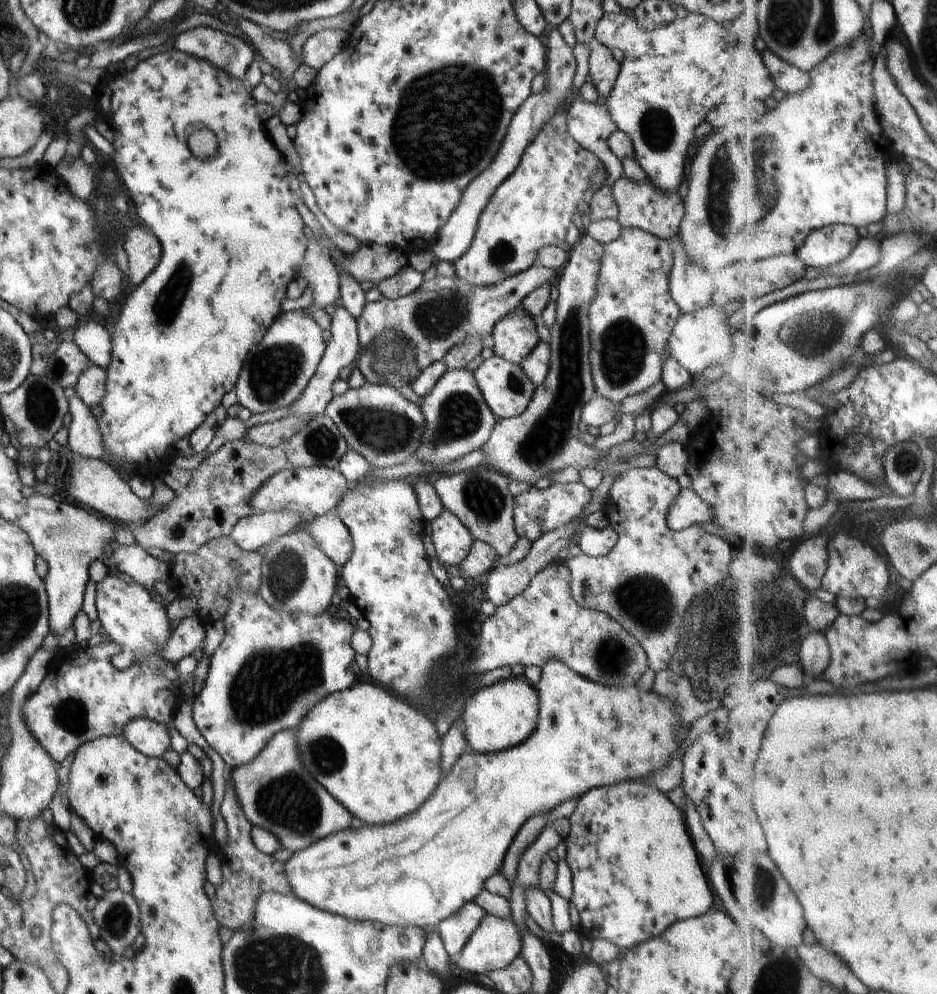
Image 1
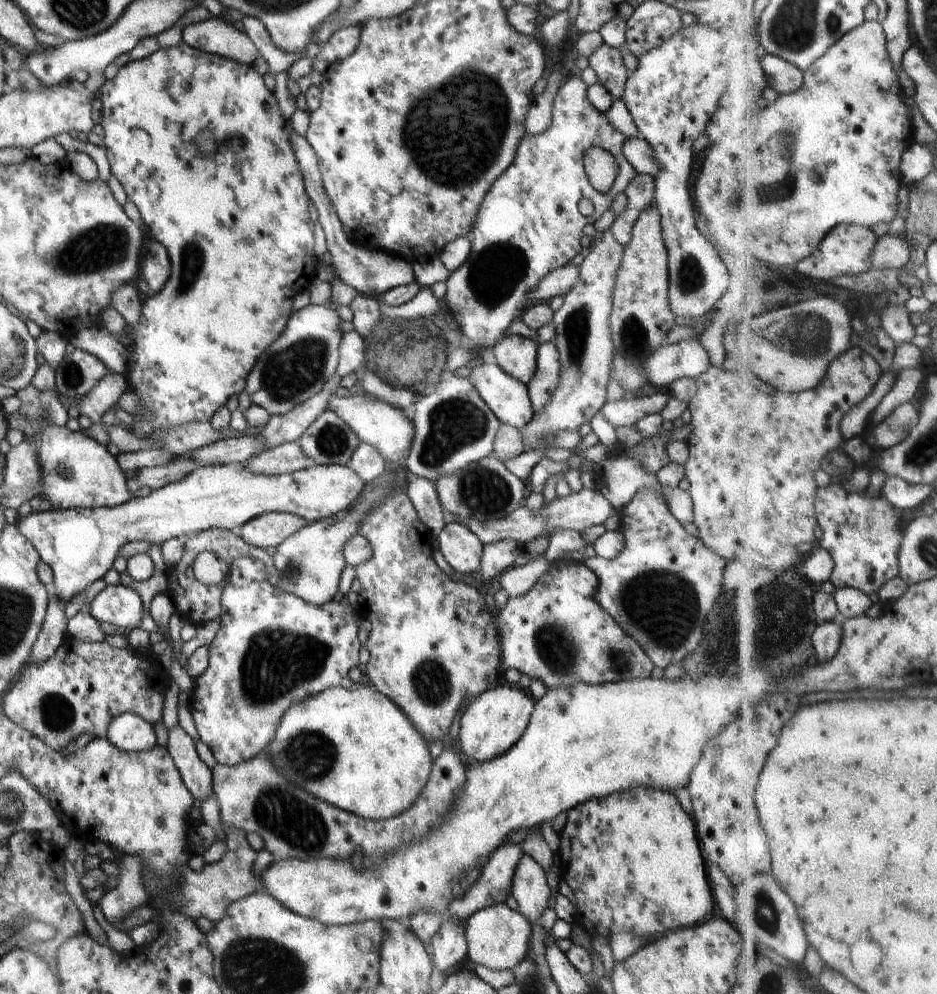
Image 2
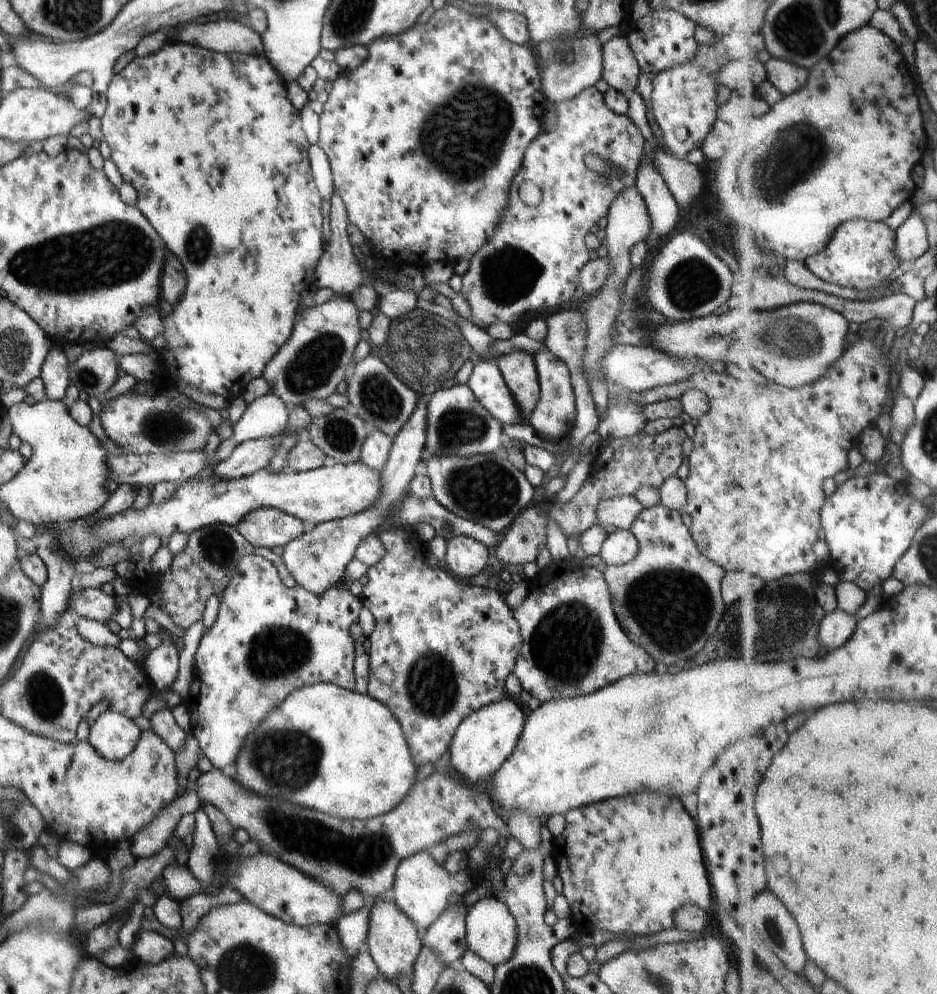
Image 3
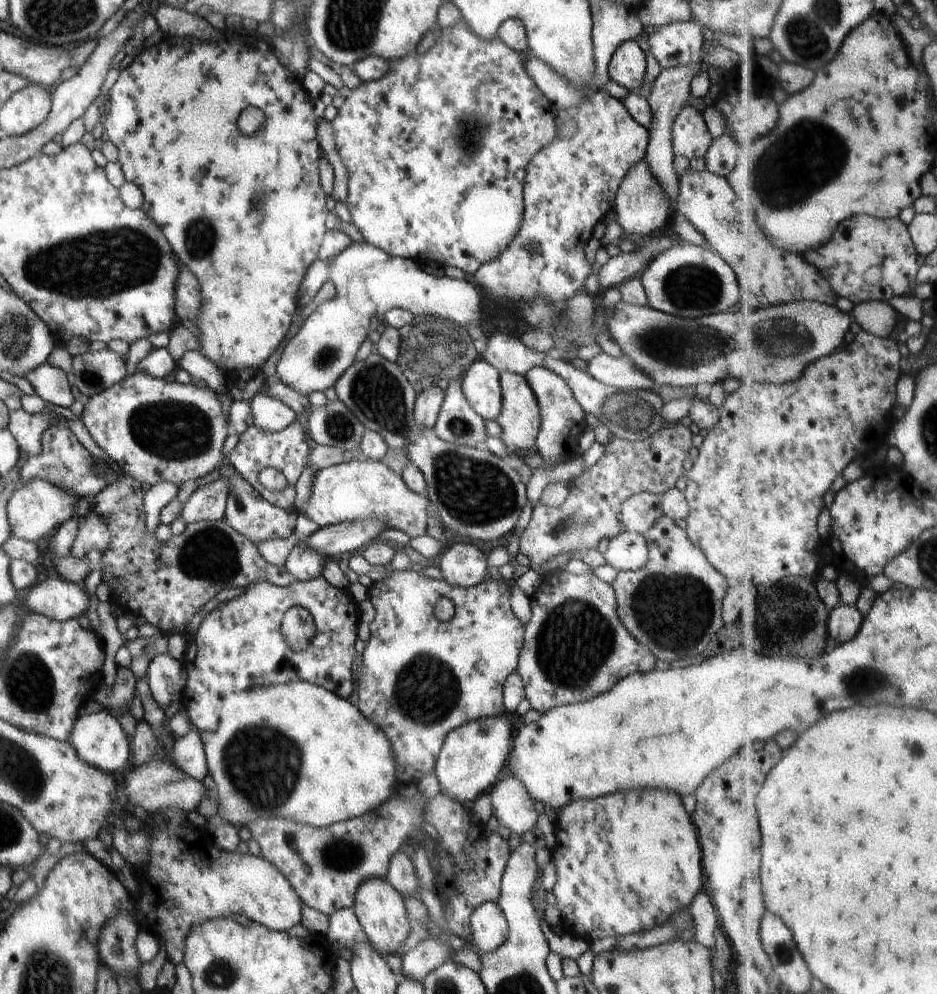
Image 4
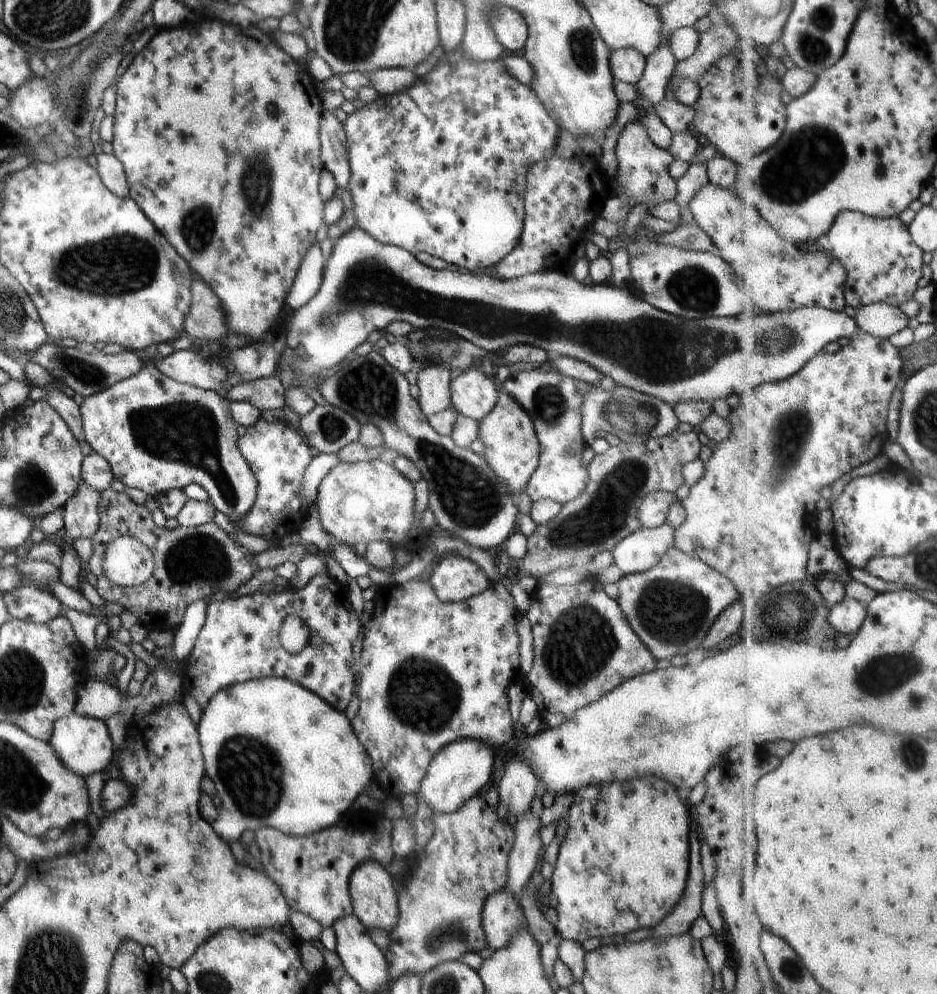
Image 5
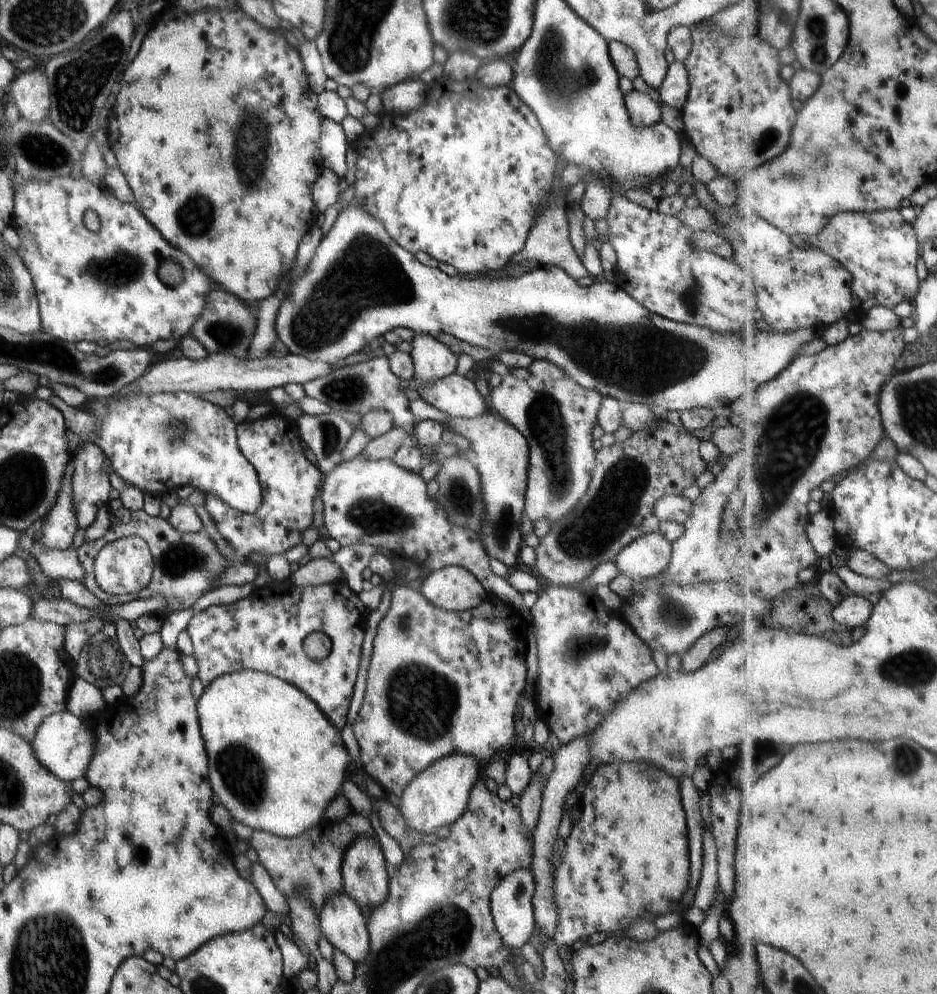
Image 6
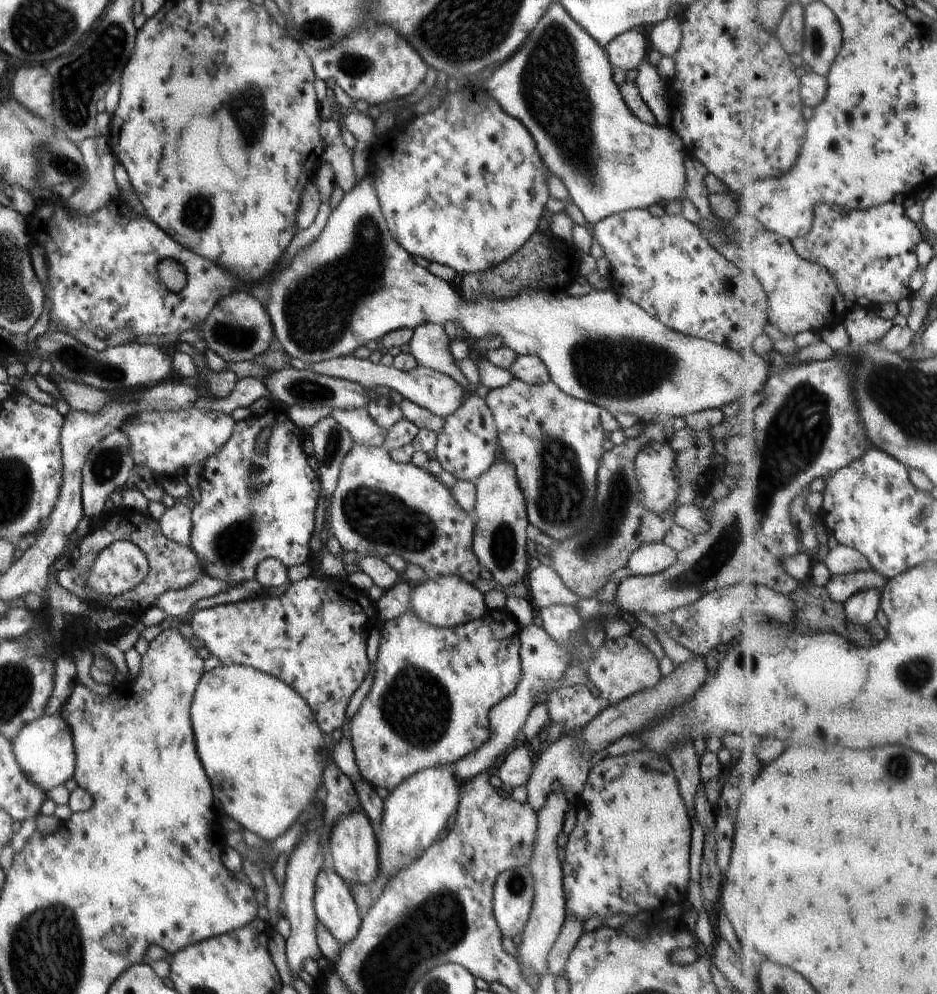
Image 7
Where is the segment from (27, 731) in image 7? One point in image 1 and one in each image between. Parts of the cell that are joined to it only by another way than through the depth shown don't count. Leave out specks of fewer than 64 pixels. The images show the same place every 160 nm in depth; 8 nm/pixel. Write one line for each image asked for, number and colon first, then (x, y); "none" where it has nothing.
1: (151, 738)
2: (130, 733)
3: (113, 735)
4: (97, 738)
5: (83, 745)
6: (63, 744)

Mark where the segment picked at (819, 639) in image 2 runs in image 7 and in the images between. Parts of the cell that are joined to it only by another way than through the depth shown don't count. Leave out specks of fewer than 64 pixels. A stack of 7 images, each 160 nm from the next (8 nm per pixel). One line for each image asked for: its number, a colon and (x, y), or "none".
3: (838, 628)
4: (847, 621)
5: (849, 616)
6: (856, 611)
7: (863, 608)

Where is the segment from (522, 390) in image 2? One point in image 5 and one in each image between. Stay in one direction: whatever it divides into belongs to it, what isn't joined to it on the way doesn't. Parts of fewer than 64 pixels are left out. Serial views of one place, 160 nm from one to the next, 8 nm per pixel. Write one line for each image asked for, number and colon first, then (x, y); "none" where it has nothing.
3: (486, 382)
4: (480, 384)
5: (473, 394)

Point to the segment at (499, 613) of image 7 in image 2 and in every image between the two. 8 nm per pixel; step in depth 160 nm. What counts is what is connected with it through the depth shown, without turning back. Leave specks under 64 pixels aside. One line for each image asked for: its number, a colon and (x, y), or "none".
2: (433, 644)
3: (451, 646)
4: (438, 655)
5: (430, 673)
6: (440, 682)

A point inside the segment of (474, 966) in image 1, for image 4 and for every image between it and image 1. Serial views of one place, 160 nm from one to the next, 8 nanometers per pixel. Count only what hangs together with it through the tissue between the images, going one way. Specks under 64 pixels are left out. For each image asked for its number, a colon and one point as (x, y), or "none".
2: (497, 937)
3: (490, 930)
4: (489, 927)

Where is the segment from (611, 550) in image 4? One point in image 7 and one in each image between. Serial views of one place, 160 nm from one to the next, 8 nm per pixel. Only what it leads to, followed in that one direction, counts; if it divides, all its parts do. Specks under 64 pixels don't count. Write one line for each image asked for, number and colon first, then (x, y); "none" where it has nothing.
5: (643, 549)
6: (646, 557)
7: (650, 559)

